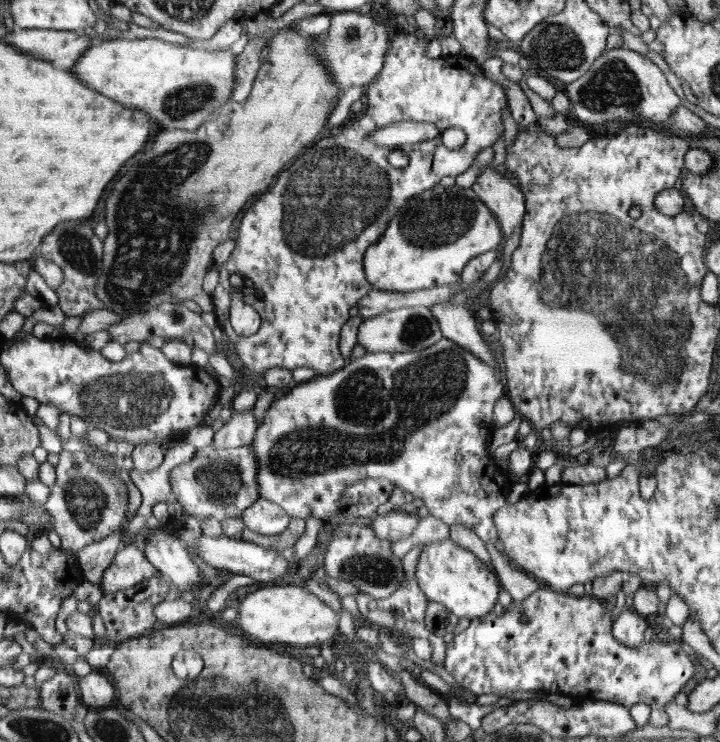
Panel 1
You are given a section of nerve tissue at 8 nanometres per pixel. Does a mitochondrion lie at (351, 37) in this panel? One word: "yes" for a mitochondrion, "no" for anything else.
yes

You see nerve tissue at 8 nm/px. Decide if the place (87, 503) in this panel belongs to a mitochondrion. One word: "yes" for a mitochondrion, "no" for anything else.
yes

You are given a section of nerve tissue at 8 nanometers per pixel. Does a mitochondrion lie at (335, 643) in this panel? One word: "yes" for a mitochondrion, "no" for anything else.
no

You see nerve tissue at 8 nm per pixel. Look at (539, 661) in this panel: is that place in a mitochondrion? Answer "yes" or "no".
no

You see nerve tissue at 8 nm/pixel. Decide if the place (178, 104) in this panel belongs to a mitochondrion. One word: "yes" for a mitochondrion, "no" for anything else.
yes

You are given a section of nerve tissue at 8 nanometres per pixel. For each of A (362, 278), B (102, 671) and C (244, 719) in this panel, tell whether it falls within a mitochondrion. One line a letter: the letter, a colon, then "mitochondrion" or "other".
A: other
B: other
C: mitochondrion

